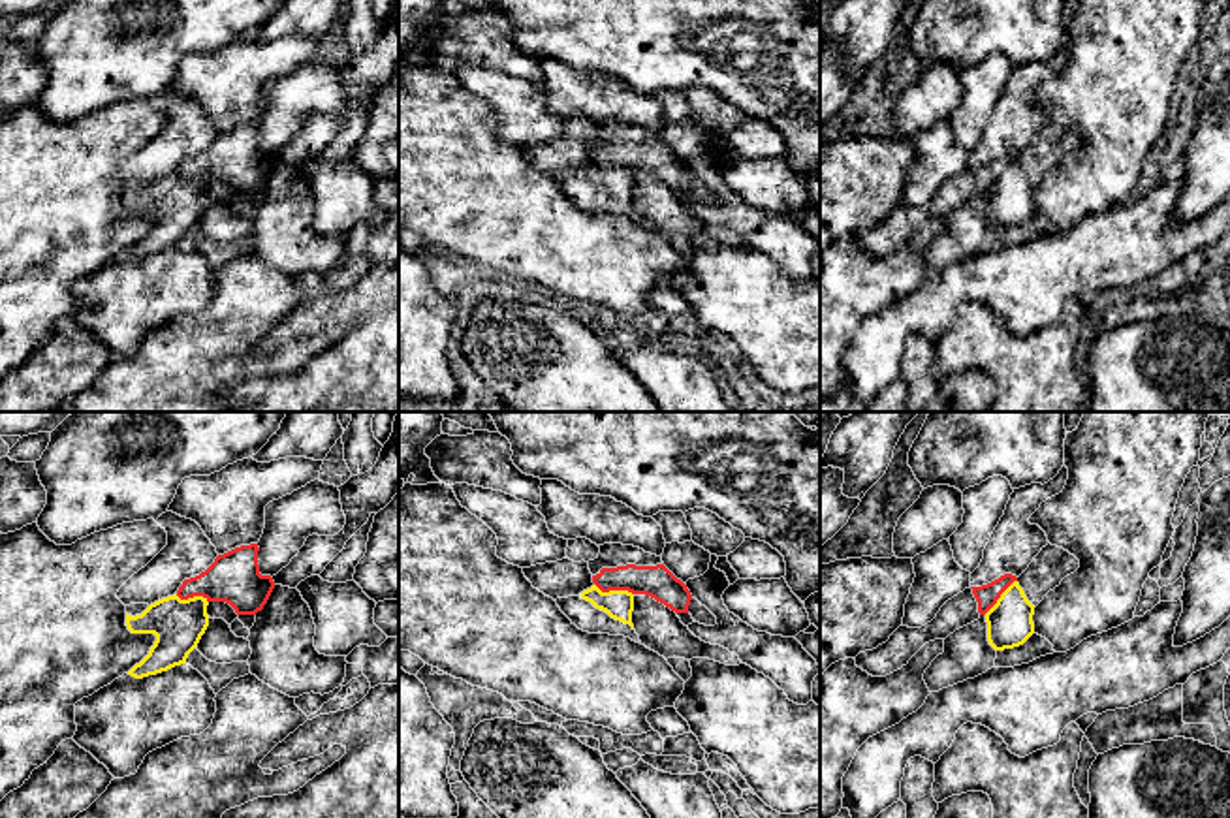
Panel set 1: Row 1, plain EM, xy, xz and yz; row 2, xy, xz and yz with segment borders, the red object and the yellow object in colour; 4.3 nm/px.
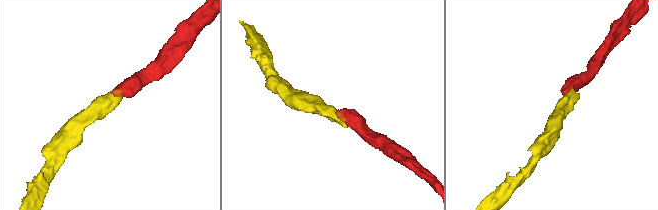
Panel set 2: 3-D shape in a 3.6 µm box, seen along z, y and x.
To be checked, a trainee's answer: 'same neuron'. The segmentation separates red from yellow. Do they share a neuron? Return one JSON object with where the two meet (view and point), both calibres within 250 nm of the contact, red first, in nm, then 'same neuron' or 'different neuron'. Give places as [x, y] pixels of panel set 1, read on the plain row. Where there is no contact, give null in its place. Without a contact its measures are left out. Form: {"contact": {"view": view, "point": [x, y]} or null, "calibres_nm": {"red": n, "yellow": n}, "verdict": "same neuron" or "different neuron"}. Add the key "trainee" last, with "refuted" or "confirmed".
{"contact": {"view": "xz", "point": [614, 168]}, "calibres_nm": {"red": 140, "yellow": 130}, "verdict": "different neuron", "trainee": "refuted"}

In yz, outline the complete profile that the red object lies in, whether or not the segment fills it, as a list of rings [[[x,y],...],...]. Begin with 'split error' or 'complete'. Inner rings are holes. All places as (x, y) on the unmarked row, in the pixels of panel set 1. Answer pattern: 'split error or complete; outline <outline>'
split error; outline [[[1004,152],[987,164],[965,167],[948,179],[925,205],[908,207],[901,203],[886,222],[859,231],[854,237],[856,244],[873,256],[886,256],[901,248],[925,222],[946,218],[986,194],[1014,160],[1017,160],[1016,154]]]

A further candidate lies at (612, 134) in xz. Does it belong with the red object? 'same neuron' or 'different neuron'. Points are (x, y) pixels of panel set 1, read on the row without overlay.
same neuron

